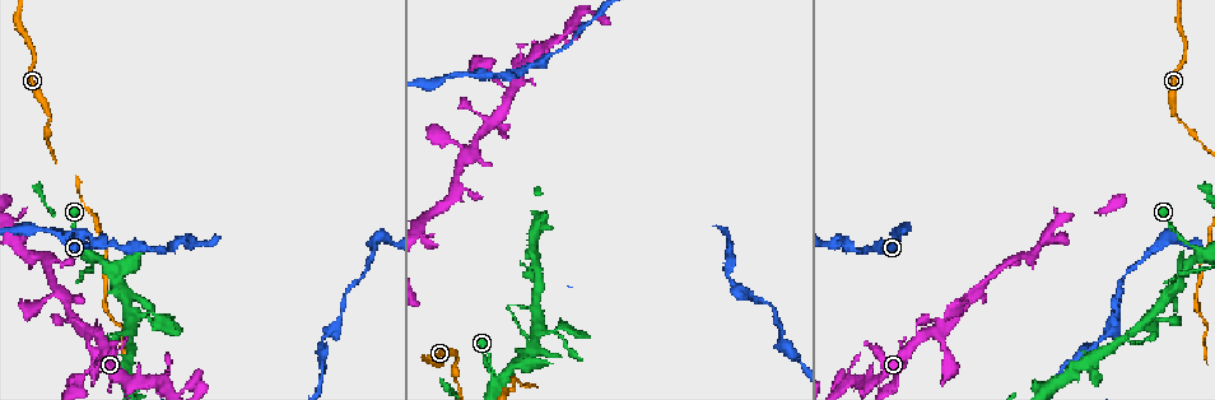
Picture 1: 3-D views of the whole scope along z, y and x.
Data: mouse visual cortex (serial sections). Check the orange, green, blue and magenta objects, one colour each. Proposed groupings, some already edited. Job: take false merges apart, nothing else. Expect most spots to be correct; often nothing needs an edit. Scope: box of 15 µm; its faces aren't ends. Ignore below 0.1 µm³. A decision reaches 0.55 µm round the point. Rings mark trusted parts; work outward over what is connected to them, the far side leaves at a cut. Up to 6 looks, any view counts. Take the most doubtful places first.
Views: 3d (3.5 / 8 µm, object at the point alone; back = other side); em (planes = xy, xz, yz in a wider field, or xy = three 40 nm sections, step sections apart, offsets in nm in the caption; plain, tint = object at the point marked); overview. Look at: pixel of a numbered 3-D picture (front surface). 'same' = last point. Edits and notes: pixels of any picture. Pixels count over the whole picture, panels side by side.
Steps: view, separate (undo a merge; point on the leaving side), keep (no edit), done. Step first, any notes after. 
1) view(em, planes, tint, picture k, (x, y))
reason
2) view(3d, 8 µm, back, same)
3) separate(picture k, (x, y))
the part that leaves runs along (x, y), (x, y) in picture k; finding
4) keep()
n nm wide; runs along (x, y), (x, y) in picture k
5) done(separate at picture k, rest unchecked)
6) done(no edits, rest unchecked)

view(3d, 3.5 µm, picture 1, (561, 35))
sharp bend

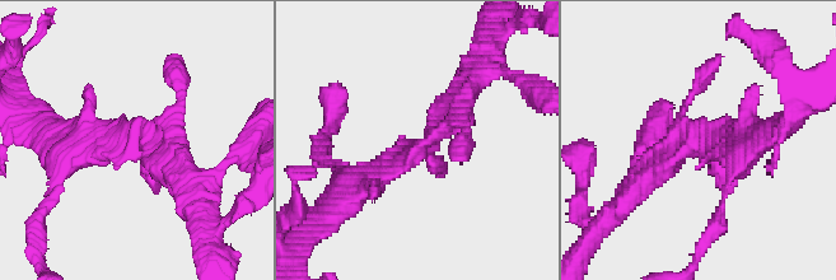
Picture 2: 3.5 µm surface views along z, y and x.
view(em, xy, step 3, tint, picture 2, (134, 141))

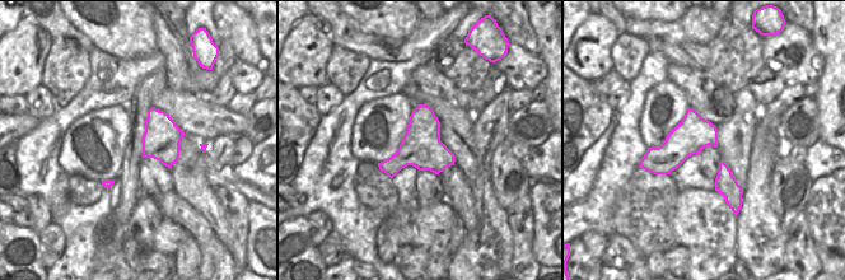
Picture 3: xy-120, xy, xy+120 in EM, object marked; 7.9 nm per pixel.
keep()
runs along (346, 199), (452, 121), (467, 88) in picture 2; one cell here

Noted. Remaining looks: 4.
view(3d, 3.5 µm, back, picture 1, (517, 69))
a narrow waist

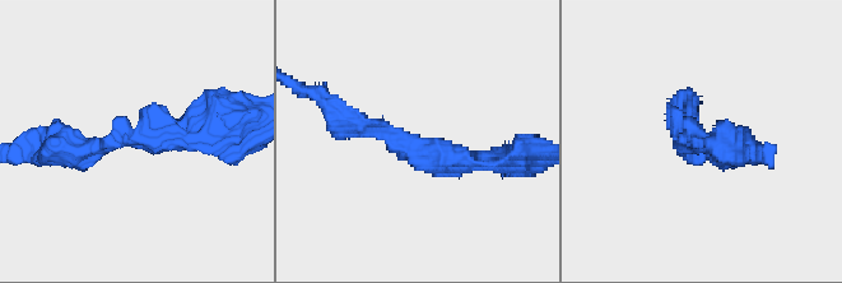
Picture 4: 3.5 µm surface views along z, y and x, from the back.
view(em, xy, step 5, tint, picture 4, (139, 141))
shape alone is not enough

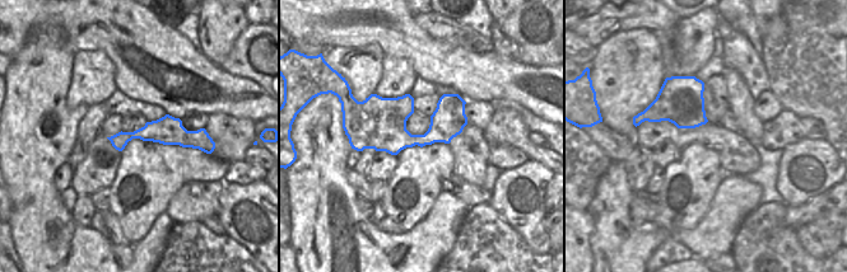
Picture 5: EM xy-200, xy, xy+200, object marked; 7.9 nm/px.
keep()
280 nm wide; runs along (199, 137), (136, 134), (113, 140) in picture 5; continuous, no second cell

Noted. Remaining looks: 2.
view(3d, 8 µm, picture 1, (1200, 250))
arms part here

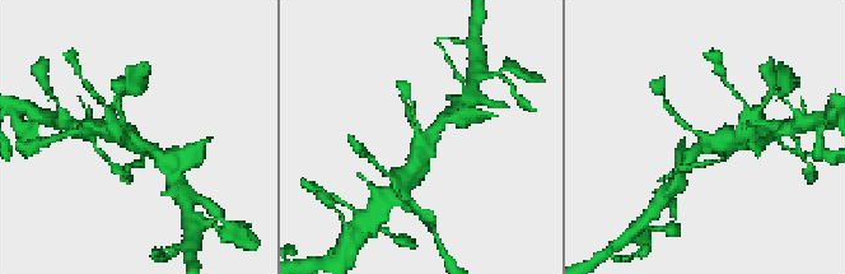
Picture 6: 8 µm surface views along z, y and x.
view(em, planes, tint, picture 6, (420, 135))

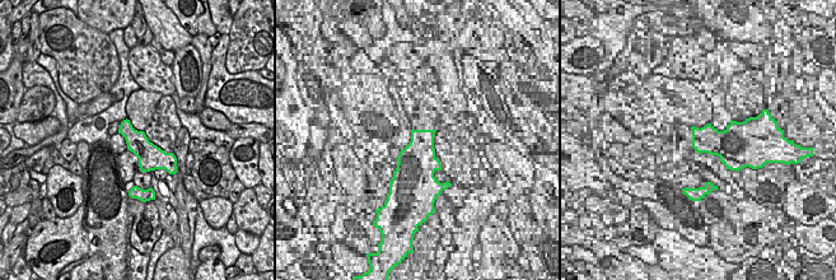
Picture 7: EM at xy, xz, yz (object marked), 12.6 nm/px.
keep()
runs along (122, 120), (139, 144), (163, 159) in picture 6; one cell here

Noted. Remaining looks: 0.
done(no edits, rest unchecked)

